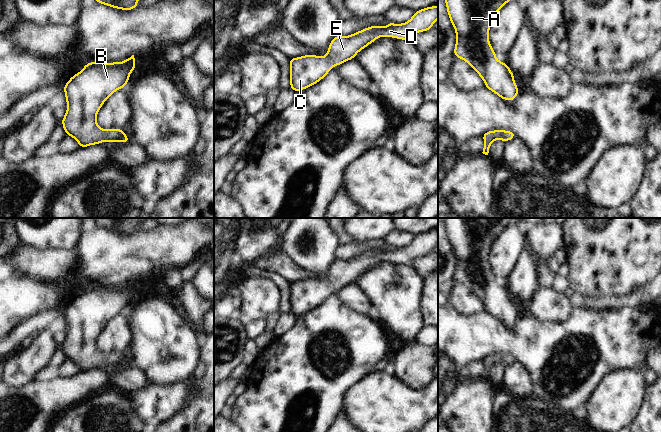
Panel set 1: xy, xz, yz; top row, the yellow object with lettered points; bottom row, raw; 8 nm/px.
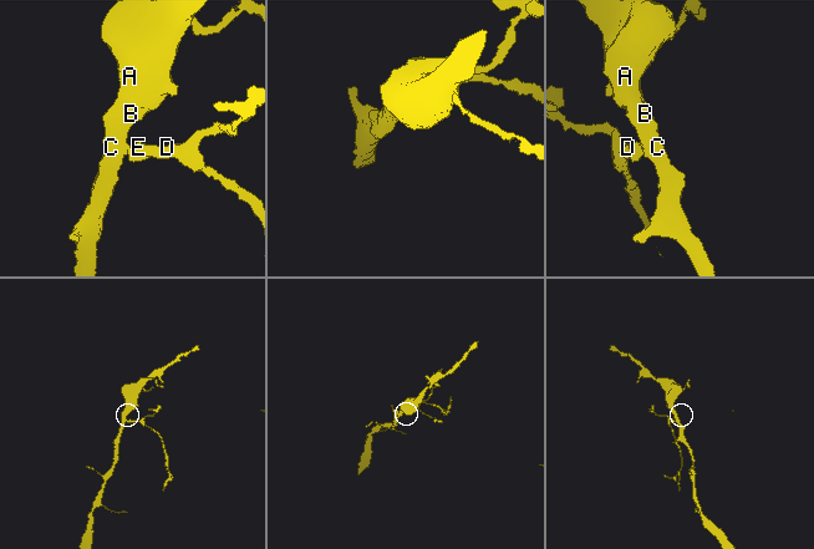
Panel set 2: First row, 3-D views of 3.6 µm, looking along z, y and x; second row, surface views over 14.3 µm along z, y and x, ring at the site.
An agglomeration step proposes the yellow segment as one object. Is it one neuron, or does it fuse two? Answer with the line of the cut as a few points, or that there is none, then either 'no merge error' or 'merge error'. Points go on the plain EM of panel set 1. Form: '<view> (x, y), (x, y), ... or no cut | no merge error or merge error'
no cut | no merge error

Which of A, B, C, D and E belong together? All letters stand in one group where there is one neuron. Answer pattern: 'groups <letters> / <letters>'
groups A B C D E

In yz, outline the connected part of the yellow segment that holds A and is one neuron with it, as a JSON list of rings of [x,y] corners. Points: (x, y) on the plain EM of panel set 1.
[[[443,218],[443,221],[456,258],[454,281],[469,288],[482,302],[488,314],[501,323],[512,326],[519,318],[514,297],[508,287],[496,282],[496,275],[489,264],[489,256],[492,244],[499,234],[513,223],[513,218]]]

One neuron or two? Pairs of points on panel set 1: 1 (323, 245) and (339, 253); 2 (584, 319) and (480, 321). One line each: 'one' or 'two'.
1: two
2: one

